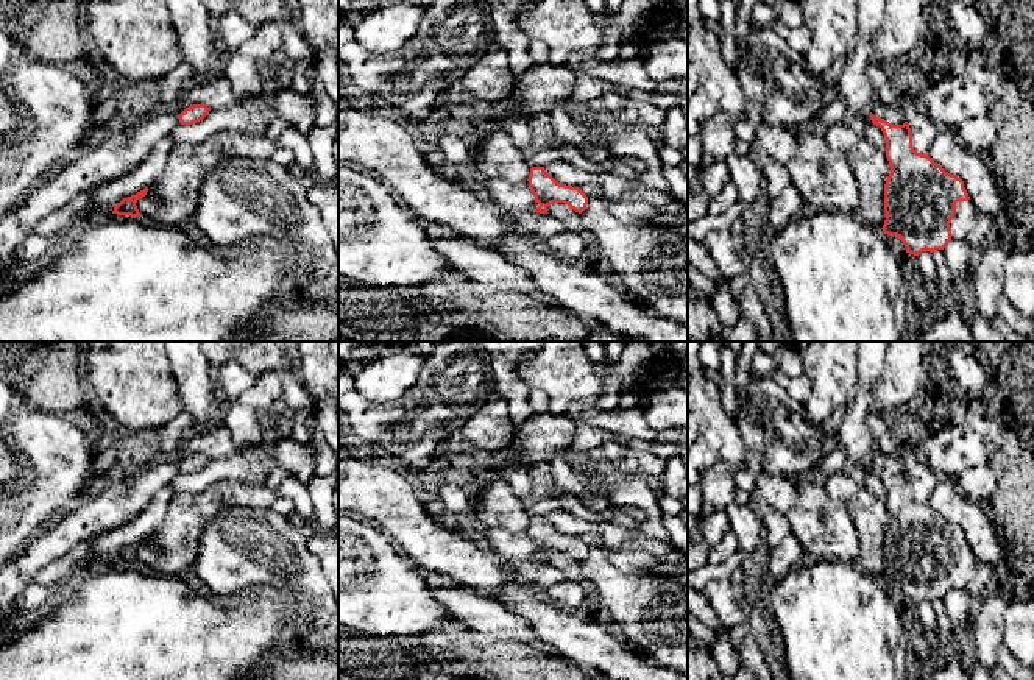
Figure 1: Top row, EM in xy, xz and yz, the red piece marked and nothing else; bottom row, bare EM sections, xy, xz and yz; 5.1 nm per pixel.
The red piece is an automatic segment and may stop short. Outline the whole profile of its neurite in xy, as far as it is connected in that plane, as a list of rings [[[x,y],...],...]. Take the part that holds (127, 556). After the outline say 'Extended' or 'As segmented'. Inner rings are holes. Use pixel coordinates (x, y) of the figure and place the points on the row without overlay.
[[[148,537],[143,540],[137,541],[136,544],[131,544],[128,547],[123,547],[117,555],[114,557],[112,563],[117,565],[131,565],[131,566],[142,566],[136,552],[139,547],[145,546],[148,541]]]. As segmented

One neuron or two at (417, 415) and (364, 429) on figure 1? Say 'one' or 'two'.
one

